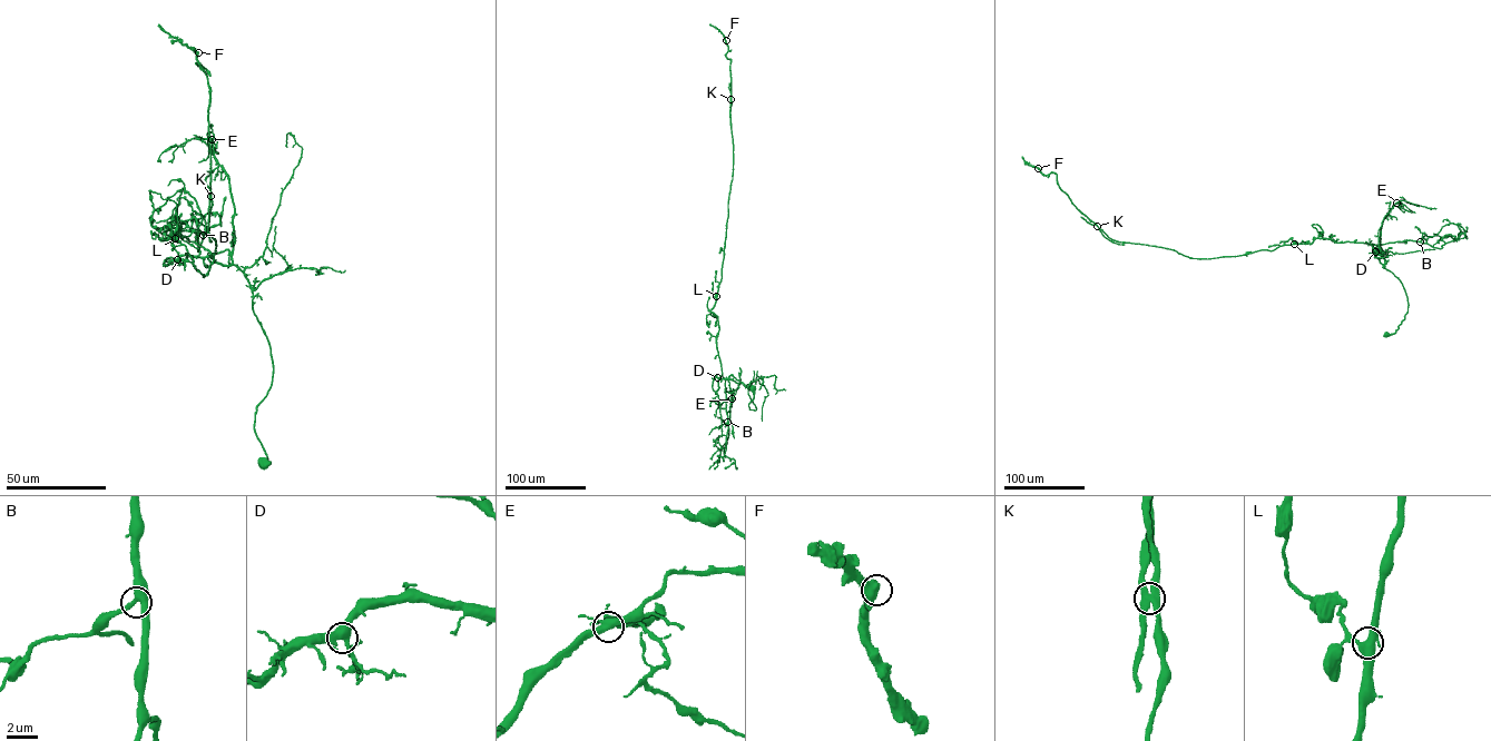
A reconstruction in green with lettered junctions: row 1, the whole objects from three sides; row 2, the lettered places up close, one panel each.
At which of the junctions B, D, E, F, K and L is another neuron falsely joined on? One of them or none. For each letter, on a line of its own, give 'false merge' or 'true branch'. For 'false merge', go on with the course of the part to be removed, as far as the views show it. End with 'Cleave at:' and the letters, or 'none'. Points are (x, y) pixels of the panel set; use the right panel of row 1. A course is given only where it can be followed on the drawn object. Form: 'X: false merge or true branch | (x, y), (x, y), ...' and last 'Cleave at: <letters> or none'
B: true branch
D: true branch
E: true branch
F: true branch
K: false merge | (1097, 226), (1060, 188), (1056, 174), (1043, 175), (1021, 157)
L: true branch
Cleave at: K

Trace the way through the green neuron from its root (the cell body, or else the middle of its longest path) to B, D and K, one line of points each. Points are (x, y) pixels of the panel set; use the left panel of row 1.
B: (265, 461), (254, 425), (272, 383), (271, 346), (248, 279), (235, 265), (216, 264), (195, 241), (203, 235)
D: (265, 461), (255, 413), (271, 385), (273, 363), (249, 283), (227, 249), (177, 259)
K: (265, 461), (255, 413), (273, 363), (249, 283), (180, 226), (159, 238), (204, 276), (209, 196)

